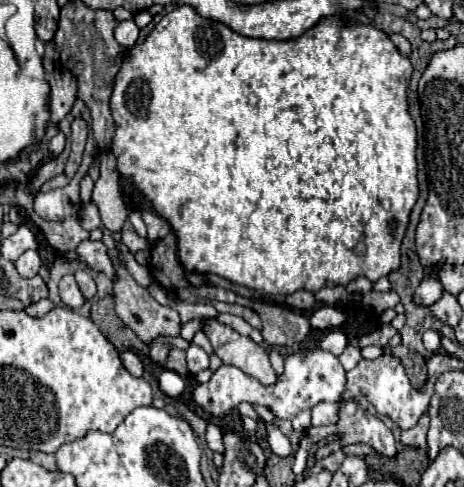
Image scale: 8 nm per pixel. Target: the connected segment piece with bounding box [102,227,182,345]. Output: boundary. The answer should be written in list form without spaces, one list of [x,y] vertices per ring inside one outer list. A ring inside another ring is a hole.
[[[102,227],[102,243],[106,245],[108,249],[108,257],[112,259],[114,267],[116,267],[116,279],[114,279],[114,303],[116,303],[116,313],[118,317],[124,321],[126,327],[130,327],[144,343],[152,343],[154,339],[158,337],[178,337],[180,335],[180,315],[174,307],[168,307],[168,305],[160,305],[150,293],[148,289],[140,287],[134,277],[128,273],[124,261],[118,257],[118,249],[116,249],[116,239],[112,237],[112,231],[108,231],[106,227]]]

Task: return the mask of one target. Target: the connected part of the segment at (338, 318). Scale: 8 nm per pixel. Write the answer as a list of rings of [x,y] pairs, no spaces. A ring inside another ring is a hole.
[[[320,307],[310,315],[310,325],[314,329],[336,329],[344,323],[342,311],[334,307]]]

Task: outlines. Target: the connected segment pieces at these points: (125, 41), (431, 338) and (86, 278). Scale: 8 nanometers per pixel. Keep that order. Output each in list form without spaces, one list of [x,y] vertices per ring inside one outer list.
[[[120,21],[118,23],[118,27],[116,27],[116,31],[114,31],[114,37],[116,37],[116,41],[122,45],[122,47],[132,47],[134,43],[136,43],[136,39],[138,39],[138,27],[136,27],[136,23],[134,21]]]
[[[424,331],[422,333],[422,343],[424,343],[424,347],[430,351],[430,353],[434,353],[434,351],[438,351],[442,345],[440,345],[440,335],[436,333],[436,331]]]
[[[80,269],[80,271],[76,271],[74,277],[76,277],[76,283],[78,283],[78,287],[80,287],[84,299],[92,299],[92,297],[96,295],[96,283],[94,283],[92,275],[90,275],[88,271]]]

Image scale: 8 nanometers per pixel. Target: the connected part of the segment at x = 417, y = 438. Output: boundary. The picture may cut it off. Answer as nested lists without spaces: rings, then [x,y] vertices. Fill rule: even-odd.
[[[422,415],[416,427],[402,431],[402,445],[414,447],[414,449],[426,449],[426,433],[428,433],[429,425],[429,416]]]

